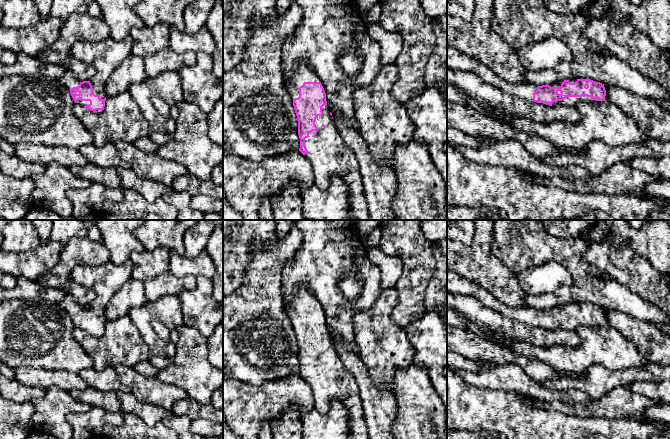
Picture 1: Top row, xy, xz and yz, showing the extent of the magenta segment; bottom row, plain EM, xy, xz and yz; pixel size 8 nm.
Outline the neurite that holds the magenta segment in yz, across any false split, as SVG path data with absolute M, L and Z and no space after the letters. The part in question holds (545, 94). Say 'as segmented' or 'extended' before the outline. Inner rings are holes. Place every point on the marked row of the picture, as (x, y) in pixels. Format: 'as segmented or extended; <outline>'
extended; M447 46L447 69L471 71L485 82L498 87L509 95L549 106L575 106L581 102L599 101L610 104L604 84L590 79L569 79L556 81L550 85L537 86L529 82L509 83L497 76L479 59L467 56L453 47Z

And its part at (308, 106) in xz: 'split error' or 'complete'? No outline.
split error

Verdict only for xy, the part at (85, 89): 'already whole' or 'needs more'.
needs more

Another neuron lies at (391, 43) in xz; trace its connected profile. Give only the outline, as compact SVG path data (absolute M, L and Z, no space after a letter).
M365 24L365 26L369 36L381 47L381 64L394 64L403 46L401 35L385 30L380 24Z

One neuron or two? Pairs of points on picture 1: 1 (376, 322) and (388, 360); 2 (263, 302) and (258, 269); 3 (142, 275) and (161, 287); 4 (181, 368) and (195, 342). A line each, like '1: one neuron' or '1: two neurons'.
1: one neuron
2: one neuron
3: two neurons
4: one neuron

